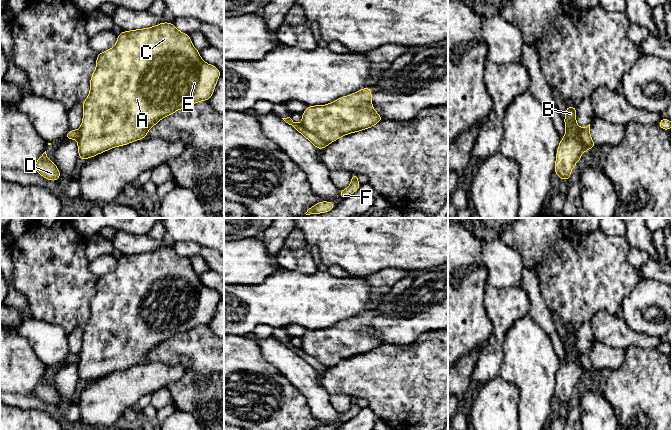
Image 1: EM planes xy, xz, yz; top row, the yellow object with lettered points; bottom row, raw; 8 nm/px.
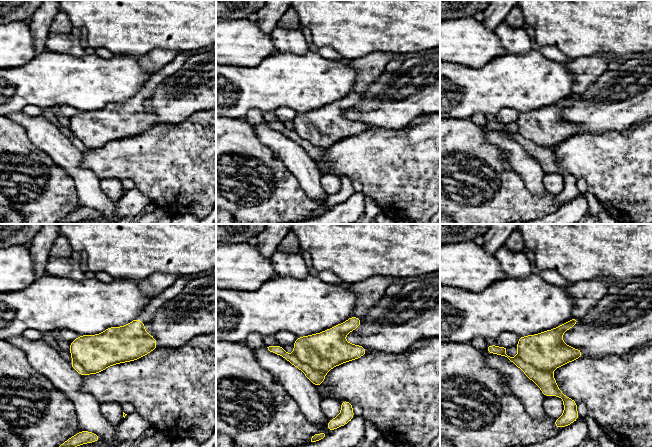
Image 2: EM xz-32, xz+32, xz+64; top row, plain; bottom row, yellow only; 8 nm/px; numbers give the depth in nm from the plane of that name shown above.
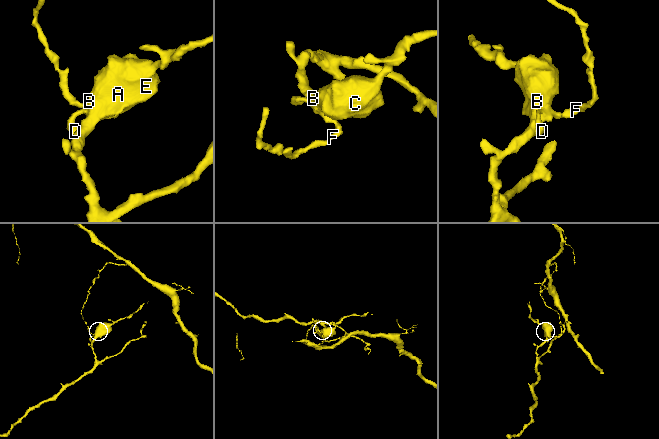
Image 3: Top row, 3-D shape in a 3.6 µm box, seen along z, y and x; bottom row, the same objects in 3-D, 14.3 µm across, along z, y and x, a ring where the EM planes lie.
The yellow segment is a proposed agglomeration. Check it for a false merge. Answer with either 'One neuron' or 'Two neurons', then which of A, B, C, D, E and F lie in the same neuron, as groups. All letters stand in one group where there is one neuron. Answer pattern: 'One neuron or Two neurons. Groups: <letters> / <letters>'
Two neurons. Groups: A B C E / D F

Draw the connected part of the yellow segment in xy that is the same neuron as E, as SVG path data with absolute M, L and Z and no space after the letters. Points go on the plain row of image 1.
M162 246L149 252L122 255L117 260L116 269L98 277L96 282L96 293L90 302L90 316L82 327L83 343L77 370L80 385L144 363L149 353L162 342L197 326L208 325L221 299L216 290L202 284L189 258L180 256L173 247Z

